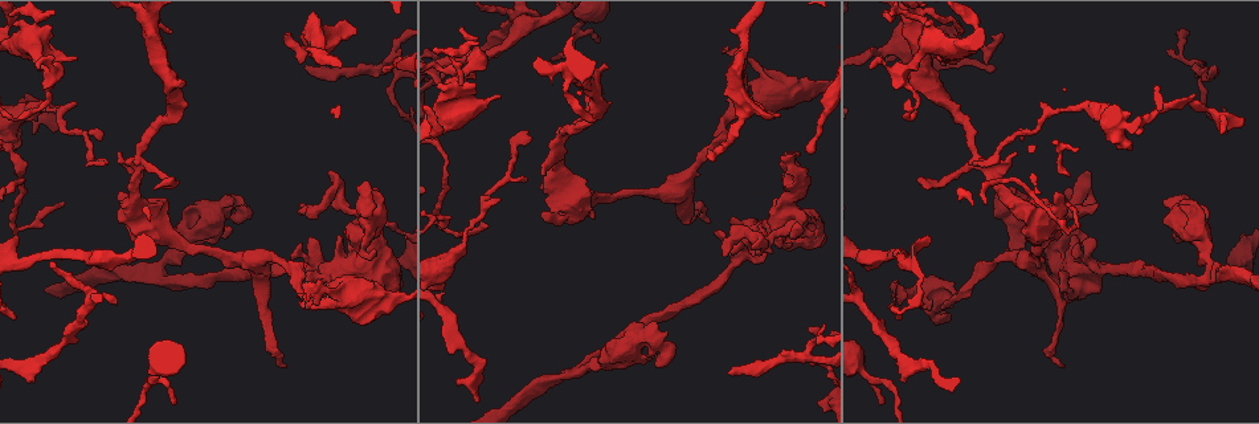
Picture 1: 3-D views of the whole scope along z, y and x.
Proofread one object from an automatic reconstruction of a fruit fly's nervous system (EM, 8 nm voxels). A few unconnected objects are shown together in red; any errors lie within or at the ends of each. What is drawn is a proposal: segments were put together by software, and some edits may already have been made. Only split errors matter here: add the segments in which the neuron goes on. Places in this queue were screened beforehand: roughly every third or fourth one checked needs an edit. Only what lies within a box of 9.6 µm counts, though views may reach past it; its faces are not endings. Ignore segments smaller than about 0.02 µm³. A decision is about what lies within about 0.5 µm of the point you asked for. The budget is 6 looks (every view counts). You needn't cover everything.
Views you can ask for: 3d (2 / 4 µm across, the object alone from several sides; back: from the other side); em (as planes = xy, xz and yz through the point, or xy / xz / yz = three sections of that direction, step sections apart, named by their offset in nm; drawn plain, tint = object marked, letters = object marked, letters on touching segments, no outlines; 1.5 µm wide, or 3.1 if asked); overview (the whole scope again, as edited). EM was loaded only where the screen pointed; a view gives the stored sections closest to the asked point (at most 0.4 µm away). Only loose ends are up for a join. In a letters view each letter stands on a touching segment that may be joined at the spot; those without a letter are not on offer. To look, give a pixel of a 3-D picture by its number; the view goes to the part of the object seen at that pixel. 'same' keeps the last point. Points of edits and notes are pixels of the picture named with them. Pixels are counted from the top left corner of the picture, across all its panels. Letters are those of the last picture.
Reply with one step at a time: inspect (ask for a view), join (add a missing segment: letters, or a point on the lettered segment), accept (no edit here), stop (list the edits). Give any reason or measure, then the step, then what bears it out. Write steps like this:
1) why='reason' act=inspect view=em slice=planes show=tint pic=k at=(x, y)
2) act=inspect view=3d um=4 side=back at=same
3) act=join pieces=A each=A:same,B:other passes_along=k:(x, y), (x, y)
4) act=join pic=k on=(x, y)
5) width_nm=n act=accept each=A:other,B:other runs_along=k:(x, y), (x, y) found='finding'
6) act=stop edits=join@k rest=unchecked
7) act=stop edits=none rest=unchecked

why='thin end' act=inspect view=3d um=4 pic=1 at=(284, 35)

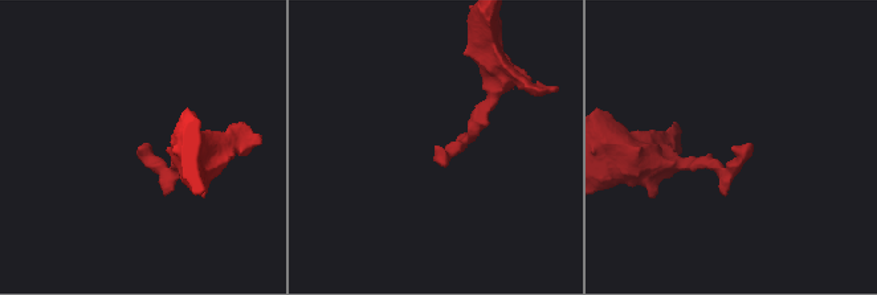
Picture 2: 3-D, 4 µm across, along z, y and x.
act=inspect view=em slice=xz step=4 show=letters pic=2 at=(437, 148)

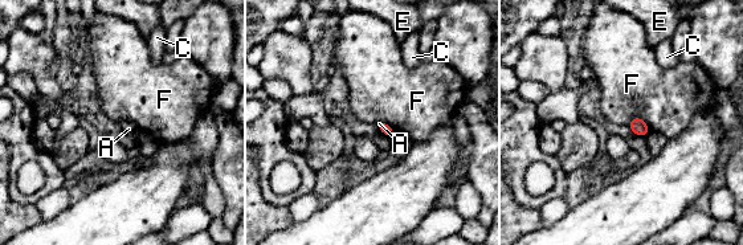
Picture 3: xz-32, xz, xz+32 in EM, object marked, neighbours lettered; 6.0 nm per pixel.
why='another direction' act=inspect view=em slice=planes show=letters at=same

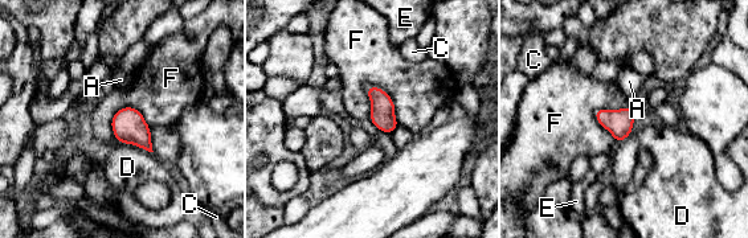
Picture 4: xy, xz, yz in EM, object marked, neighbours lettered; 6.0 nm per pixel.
act=accept each=A:other,C:other,D:other,E:other,F:other border=4:(368, 86), (391, 98), (399, 123) found='none of them fits'

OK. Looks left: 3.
why='branch stops here' act=inspect view=3d um=2 pic=1 at=(788, 157)

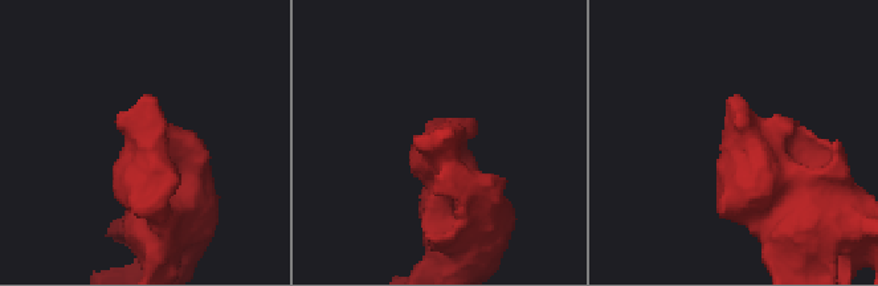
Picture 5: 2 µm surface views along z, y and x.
why='need the tissue' act=inspect view=em slice=planes show=letters pic=5 at=(739, 95)

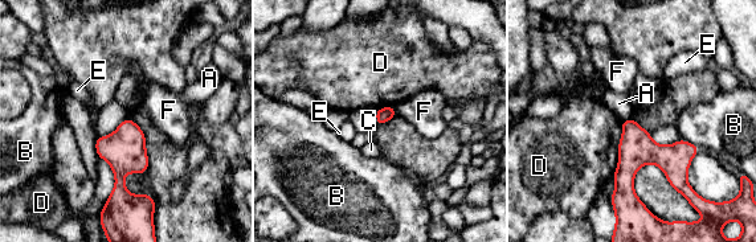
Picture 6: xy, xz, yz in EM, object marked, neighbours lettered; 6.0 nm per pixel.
longest_contact=D:360nm act=accept each=A:other,B:other,C:other,D:other,E:other,F:other border=6:(630, 117), (622, 122) found='none of them fits'

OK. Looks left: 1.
why='an open end' act=inspect view=em slice=xy step=4 show=letters pic=1 at=(878, 402)

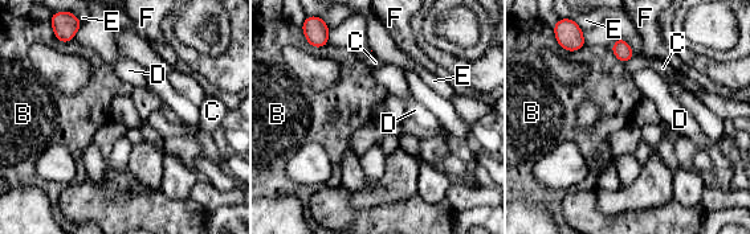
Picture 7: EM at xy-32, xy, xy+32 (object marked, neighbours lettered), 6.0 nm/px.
act=accept each=B:other,C:other,D:other,E:other,F:other found='no lettered segment goes on from it'

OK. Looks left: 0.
act=stop edits=none rest=unchecked

